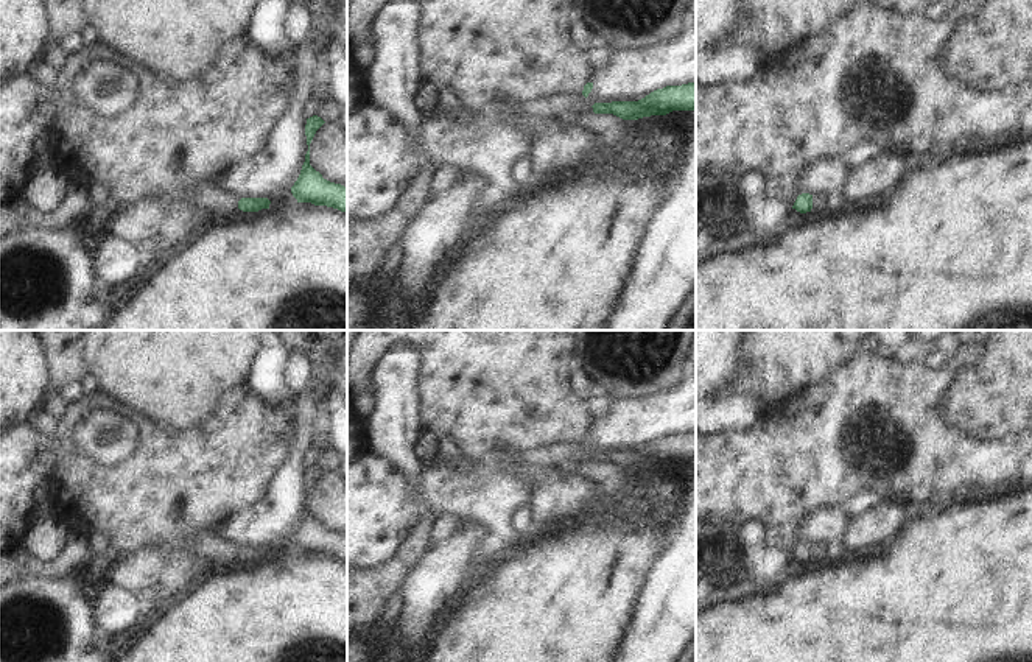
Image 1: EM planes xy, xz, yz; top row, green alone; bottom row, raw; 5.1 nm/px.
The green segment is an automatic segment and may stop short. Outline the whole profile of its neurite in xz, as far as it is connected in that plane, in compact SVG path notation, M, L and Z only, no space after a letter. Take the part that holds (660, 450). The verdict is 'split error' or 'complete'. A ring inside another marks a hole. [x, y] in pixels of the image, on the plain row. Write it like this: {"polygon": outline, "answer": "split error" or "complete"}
{"polygon": "M696 431L666 435L638 450L595 452L595 463L613 463L623 469L666 464L672 460L696 460Z", "answer": "complete"}

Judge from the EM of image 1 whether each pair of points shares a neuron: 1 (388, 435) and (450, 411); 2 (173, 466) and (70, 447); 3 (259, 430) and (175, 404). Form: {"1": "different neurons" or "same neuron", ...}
{"1": "different neurons", "2": "same neuron", "3": "different neurons"}

